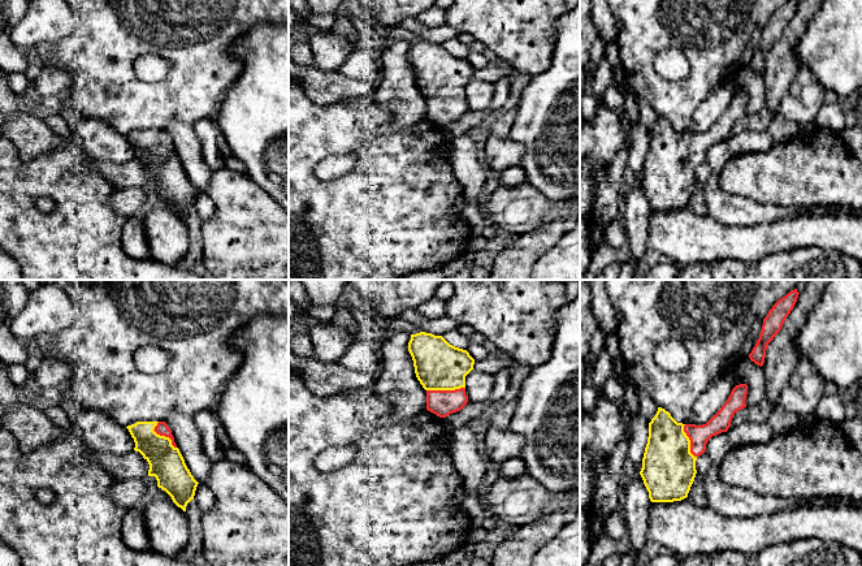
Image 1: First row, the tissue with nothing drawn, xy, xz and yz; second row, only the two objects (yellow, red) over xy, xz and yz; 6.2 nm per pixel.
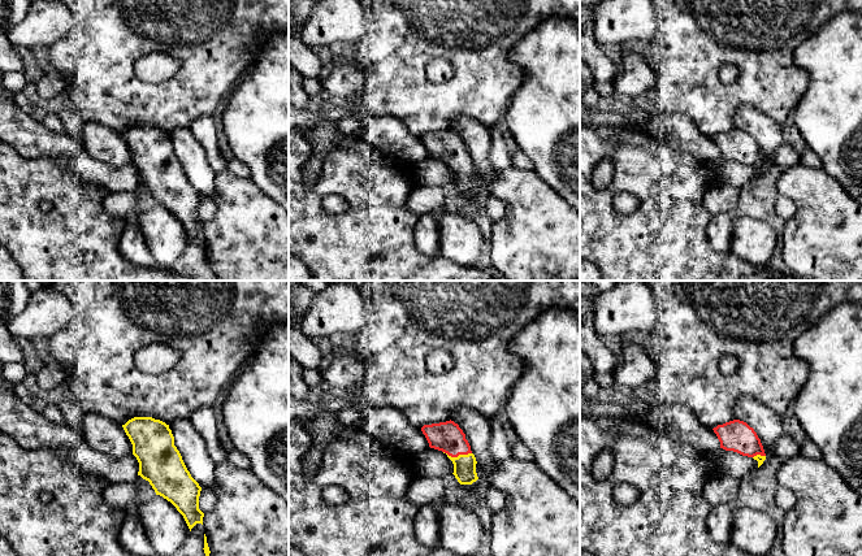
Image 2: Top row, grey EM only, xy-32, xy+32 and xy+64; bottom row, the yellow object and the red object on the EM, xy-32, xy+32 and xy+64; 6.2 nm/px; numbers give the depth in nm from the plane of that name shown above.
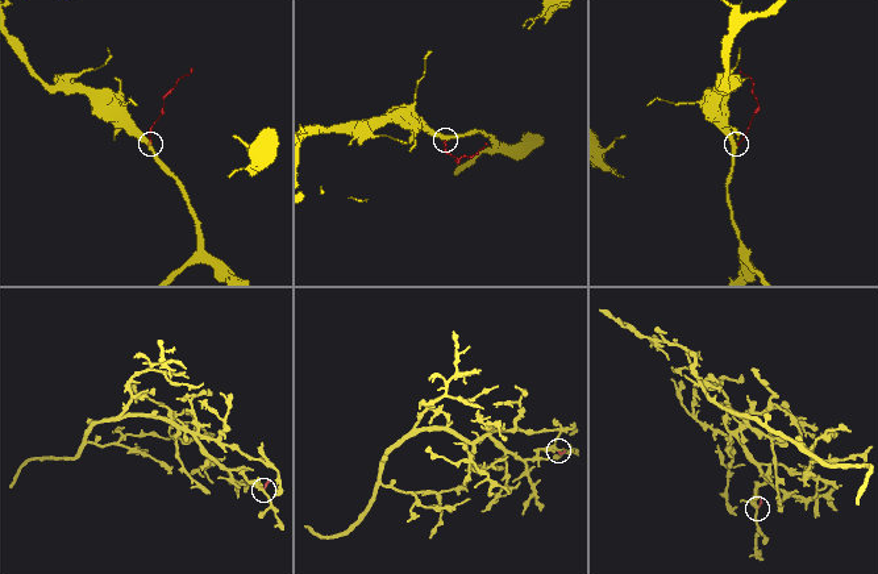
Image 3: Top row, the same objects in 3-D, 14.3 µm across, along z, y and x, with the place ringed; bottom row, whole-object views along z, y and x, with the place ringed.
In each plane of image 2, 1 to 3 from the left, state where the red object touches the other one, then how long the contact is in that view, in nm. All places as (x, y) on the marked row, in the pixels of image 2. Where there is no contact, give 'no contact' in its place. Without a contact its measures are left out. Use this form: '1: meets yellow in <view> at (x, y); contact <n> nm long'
1: no contact
2: meets yellow in xy+32 at (458, 456); contact 180 nm long
3: meets yellow in xy+64 at (758, 455); contact 80 nm long

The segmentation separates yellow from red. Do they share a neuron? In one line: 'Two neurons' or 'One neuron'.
One neuron

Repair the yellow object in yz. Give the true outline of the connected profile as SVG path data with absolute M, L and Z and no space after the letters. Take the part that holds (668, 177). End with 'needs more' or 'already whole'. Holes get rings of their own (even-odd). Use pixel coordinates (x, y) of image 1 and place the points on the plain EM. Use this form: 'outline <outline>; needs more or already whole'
outline M736 94L722 117L702 134L677 131L658 116L649 131L649 146L640 183L651 211L673 211L688 206L697 178L696 169L707 150L731 135L733 124L746 116L748 94Z; needs more

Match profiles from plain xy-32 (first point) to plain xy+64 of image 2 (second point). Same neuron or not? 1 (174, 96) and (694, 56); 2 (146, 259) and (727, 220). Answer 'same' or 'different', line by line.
1: same
2: same

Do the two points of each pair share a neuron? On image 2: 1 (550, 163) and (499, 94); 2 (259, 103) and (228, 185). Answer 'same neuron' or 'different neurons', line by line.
1: different neurons
2: different neurons

